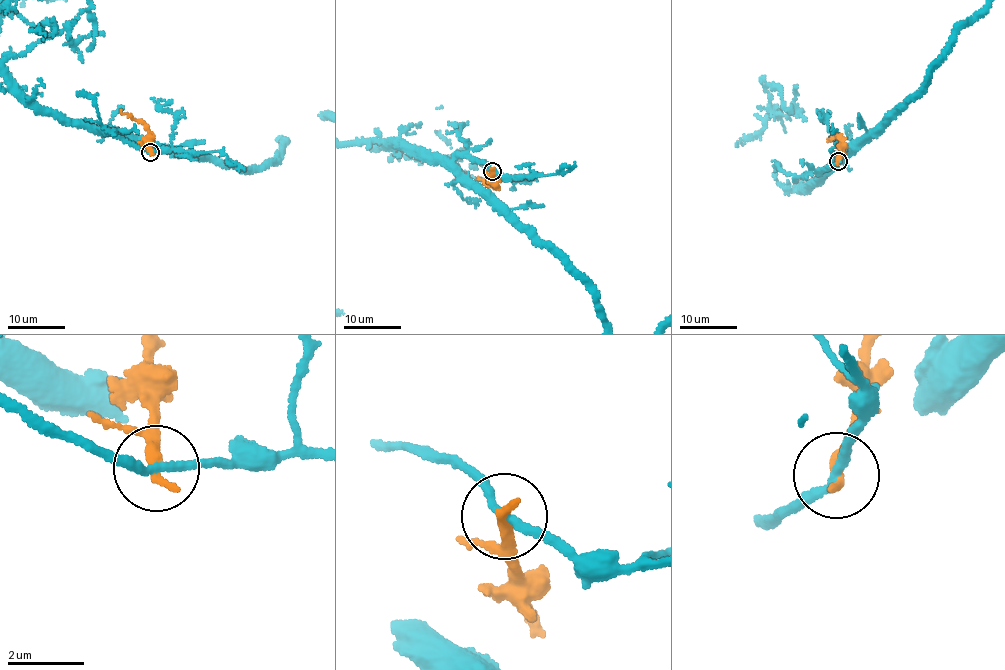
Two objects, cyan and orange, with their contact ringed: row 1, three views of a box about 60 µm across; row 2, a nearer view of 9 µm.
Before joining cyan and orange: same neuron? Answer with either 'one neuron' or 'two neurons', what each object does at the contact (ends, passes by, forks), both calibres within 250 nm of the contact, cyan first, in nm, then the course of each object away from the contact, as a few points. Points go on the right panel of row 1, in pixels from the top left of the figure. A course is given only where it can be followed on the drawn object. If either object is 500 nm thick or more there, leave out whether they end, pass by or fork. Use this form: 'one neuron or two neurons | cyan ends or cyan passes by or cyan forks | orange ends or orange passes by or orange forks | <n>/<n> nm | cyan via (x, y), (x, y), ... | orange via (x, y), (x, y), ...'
two neurons | cyan passes by | orange ends | 200/360 nm | orange via (838, 161), (841, 136), (827, 139)

